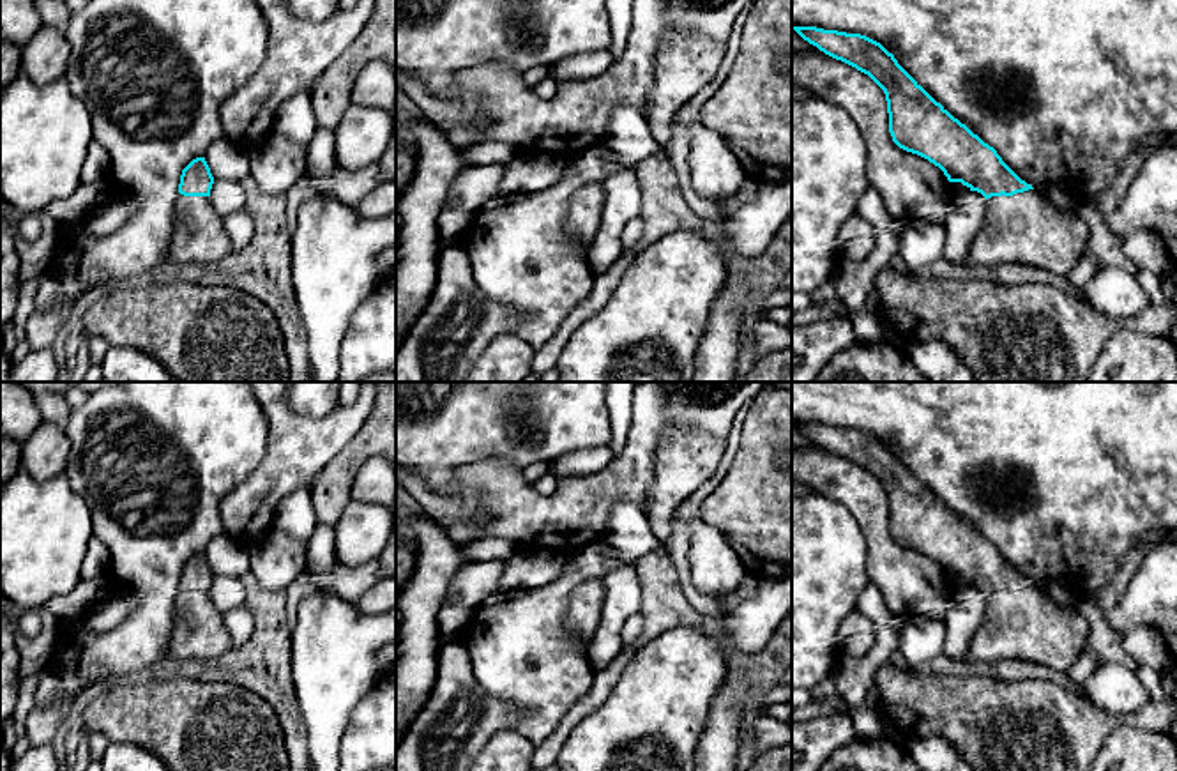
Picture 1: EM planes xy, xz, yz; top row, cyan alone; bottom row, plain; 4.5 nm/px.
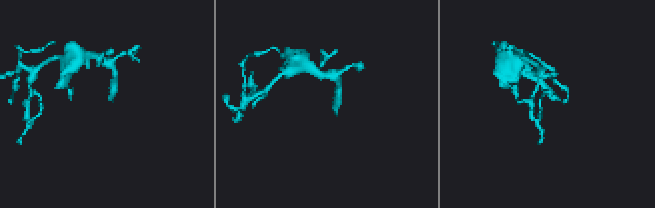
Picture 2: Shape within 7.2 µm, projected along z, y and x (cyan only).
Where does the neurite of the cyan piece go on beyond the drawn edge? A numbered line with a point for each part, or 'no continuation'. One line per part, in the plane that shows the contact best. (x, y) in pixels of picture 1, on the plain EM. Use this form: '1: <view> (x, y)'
1: yz (1024, 625)

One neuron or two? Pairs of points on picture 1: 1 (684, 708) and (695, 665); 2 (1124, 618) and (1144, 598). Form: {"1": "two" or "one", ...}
{"1": "one", "2": "one"}

